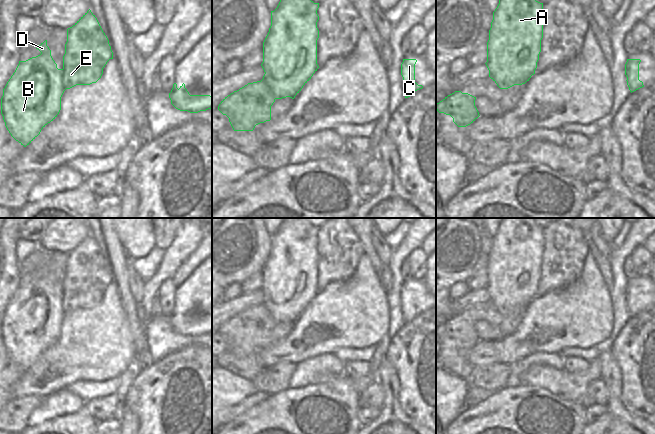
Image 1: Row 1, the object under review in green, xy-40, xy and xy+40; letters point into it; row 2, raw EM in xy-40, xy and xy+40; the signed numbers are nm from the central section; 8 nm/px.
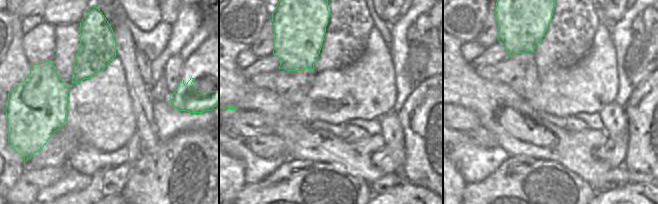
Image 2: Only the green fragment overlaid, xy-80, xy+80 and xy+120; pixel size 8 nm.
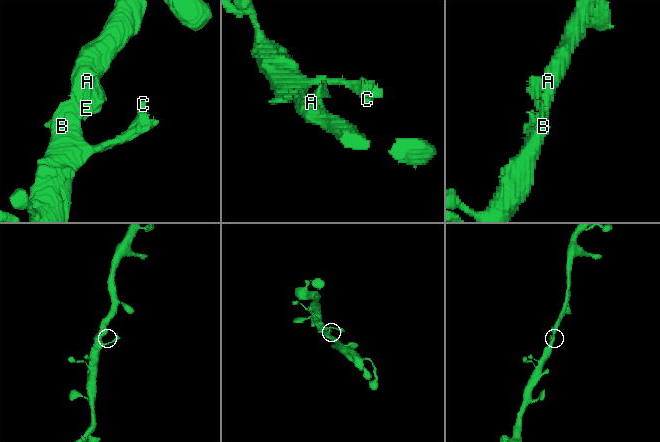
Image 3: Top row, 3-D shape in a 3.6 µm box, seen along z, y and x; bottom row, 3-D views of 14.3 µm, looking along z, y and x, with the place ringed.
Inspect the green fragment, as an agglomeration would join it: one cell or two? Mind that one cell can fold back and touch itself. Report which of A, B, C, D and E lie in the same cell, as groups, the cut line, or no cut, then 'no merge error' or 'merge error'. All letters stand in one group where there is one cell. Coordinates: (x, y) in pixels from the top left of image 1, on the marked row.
groups A B C D E; cut none; no merge error

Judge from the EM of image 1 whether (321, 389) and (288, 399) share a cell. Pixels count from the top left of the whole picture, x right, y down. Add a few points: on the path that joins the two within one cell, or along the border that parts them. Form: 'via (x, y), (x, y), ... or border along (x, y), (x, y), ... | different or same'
via (313, 393), (296, 398) | same

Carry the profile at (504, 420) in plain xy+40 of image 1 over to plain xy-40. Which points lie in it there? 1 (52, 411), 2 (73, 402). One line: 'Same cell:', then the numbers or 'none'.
Same cell: none

